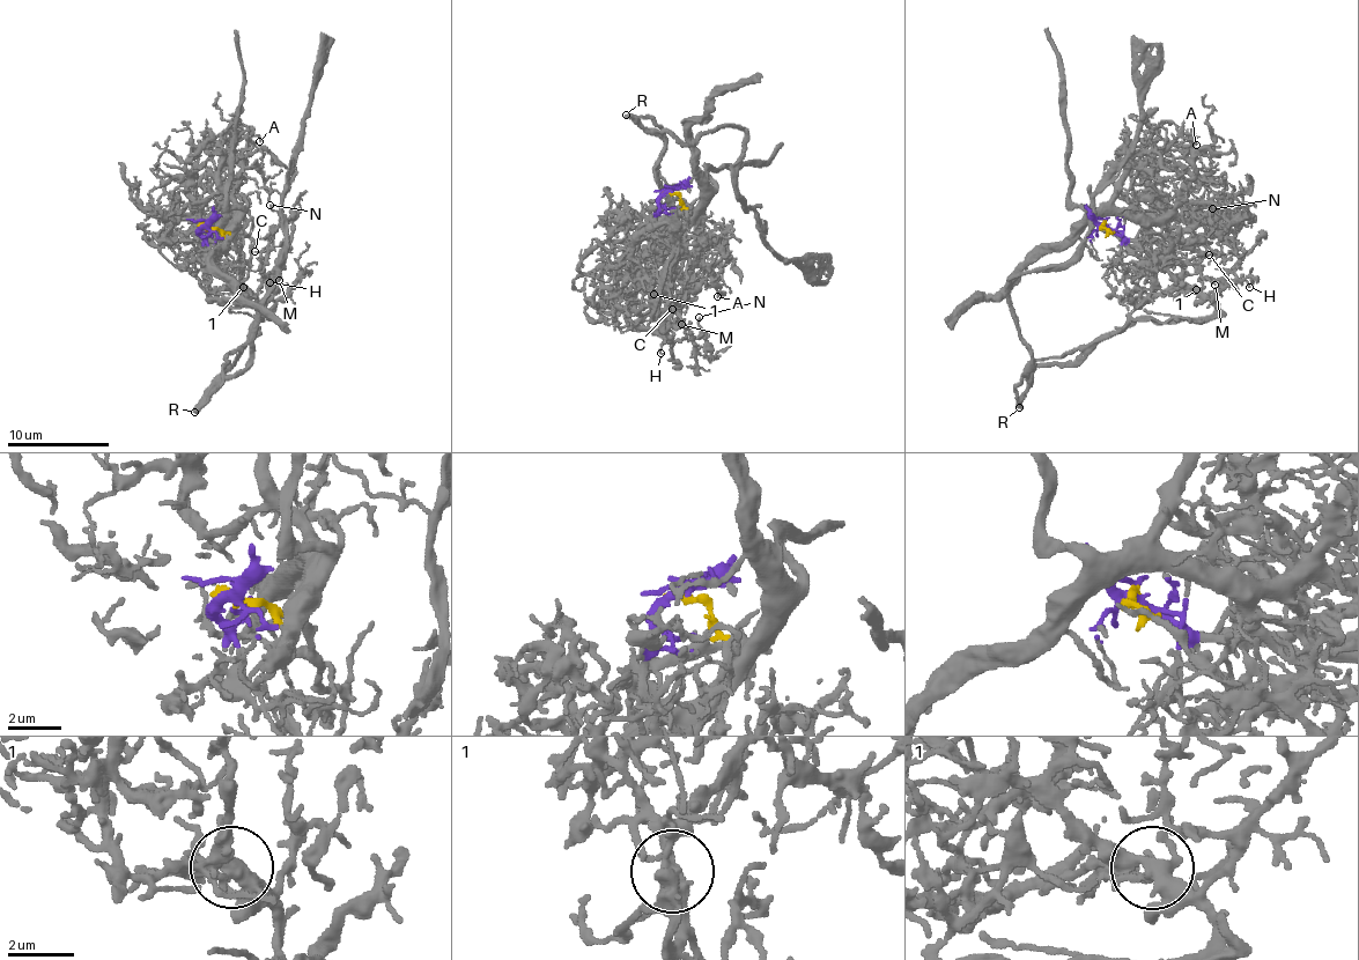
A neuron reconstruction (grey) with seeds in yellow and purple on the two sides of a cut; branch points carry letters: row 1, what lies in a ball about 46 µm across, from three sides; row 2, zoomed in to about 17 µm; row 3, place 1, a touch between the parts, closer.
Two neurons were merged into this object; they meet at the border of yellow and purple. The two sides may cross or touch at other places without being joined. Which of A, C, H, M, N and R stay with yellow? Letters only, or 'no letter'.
C, H, M, N, R

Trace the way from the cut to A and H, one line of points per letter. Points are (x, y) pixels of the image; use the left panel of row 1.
A: (202, 224), (207, 242), (223, 184), (243, 169), (250, 145), (244, 139), (255, 134), (259, 141)
H: (202, 224), (230, 235), (244, 264), (239, 281), (257, 293), (263, 274), (270, 281)

